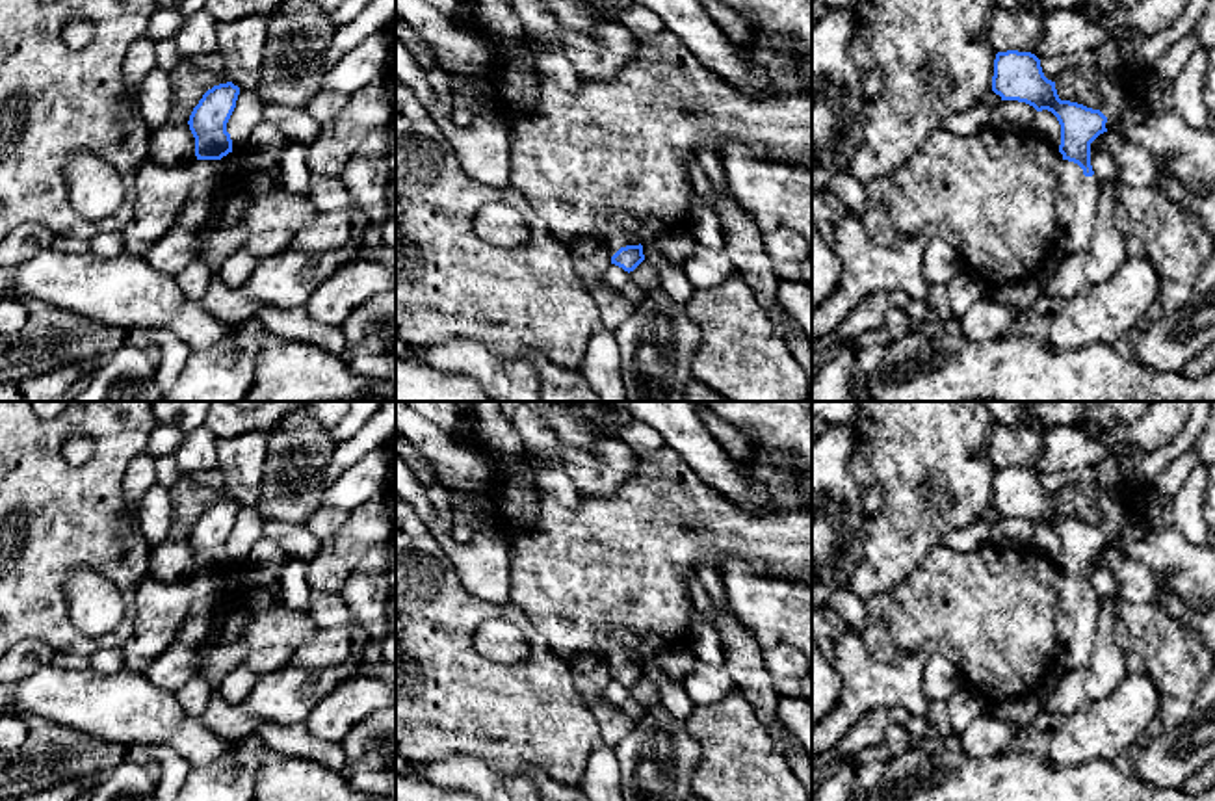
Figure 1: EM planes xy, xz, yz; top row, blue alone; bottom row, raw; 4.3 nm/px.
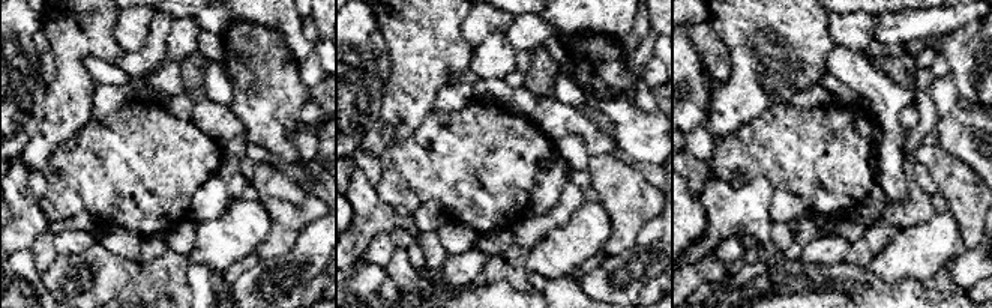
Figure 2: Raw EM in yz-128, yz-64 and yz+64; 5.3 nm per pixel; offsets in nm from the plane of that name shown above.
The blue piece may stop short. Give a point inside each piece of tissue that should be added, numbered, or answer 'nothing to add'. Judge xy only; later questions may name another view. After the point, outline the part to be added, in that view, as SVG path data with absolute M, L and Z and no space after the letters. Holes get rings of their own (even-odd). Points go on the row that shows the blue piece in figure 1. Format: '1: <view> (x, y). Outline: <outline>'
1: xy (205, 209). Outline: M199 160L188 203L171 229L154 242L145 258L152 268L176 277L199 255L201 234L223 225L227 186L221 160Z

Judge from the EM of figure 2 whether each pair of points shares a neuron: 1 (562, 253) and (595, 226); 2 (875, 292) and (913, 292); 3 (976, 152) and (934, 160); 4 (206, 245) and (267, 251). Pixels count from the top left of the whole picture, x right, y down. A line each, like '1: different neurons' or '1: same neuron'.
1: same neuron
2: same neuron
3: different neurons
4: different neurons

